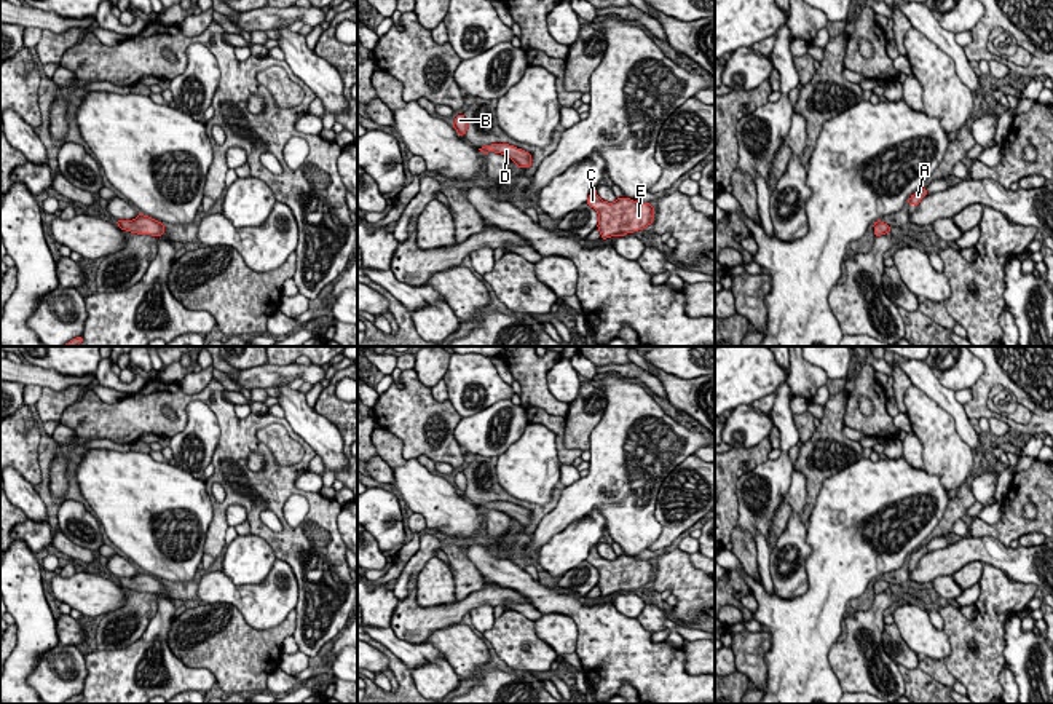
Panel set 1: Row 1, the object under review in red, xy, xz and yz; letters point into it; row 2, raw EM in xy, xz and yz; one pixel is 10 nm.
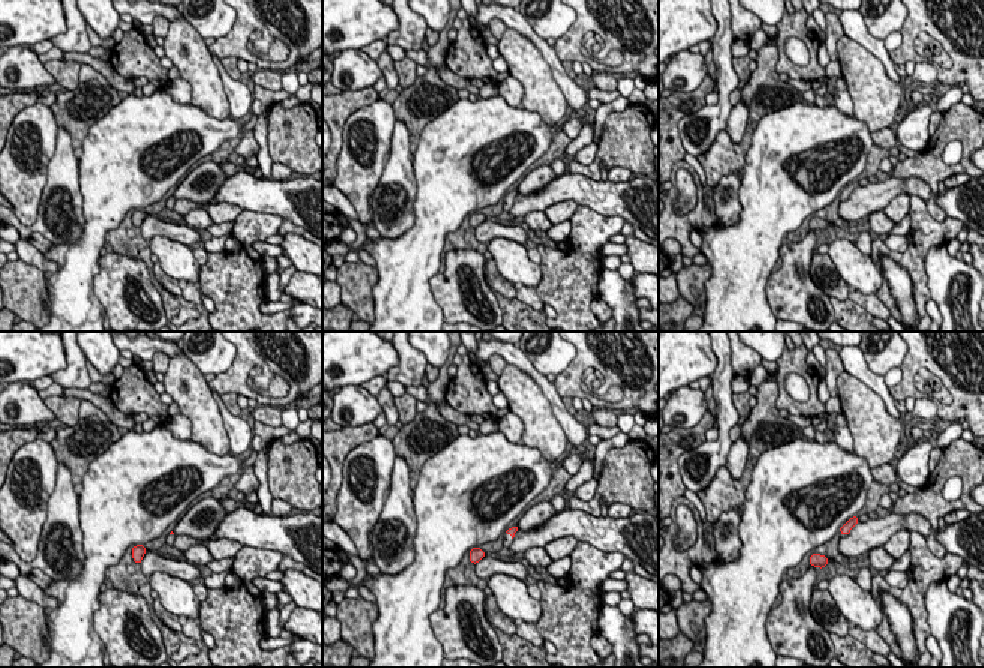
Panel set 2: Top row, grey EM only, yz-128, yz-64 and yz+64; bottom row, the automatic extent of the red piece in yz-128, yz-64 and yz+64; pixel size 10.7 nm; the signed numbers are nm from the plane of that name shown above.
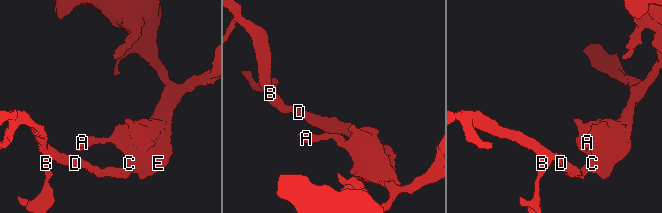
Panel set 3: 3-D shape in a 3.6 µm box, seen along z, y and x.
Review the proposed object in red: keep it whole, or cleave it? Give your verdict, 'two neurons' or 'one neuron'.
one neuron

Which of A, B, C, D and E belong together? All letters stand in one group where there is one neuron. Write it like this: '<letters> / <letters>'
A B C D E

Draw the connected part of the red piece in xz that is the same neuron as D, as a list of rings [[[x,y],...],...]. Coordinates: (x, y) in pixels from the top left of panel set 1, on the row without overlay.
[[[491,501],[491,503],[485,503],[485,504],[479,506],[479,508],[483,509],[483,511],[495,509],[495,511],[506,512],[519,525],[526,527],[526,525],[530,525],[533,522],[530,509],[525,509],[525,508],[517,506],[514,503],[509,503],[509,501]]]

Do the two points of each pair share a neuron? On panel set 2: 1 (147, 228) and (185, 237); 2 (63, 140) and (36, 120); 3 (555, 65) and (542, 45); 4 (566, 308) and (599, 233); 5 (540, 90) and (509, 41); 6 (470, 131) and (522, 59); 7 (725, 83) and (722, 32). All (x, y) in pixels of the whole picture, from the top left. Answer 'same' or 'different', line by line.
1: same
2: different
3: same
4: same
5: same
6: different
7: same

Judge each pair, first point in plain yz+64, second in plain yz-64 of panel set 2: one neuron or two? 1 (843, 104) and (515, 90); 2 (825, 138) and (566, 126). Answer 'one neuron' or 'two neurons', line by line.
1: one neuron
2: one neuron

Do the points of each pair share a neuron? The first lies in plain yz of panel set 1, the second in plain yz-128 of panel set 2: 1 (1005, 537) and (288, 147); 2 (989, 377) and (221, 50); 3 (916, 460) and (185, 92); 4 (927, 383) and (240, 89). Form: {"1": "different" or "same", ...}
{"1": "same", "2": "same", "3": "same", "4": "same"}

